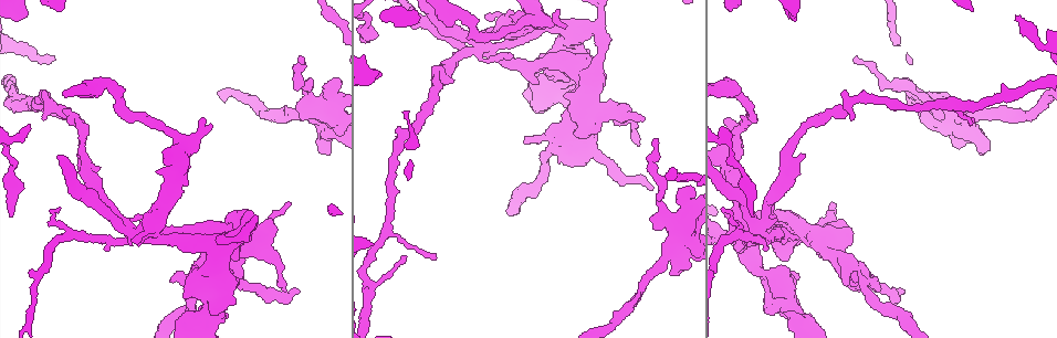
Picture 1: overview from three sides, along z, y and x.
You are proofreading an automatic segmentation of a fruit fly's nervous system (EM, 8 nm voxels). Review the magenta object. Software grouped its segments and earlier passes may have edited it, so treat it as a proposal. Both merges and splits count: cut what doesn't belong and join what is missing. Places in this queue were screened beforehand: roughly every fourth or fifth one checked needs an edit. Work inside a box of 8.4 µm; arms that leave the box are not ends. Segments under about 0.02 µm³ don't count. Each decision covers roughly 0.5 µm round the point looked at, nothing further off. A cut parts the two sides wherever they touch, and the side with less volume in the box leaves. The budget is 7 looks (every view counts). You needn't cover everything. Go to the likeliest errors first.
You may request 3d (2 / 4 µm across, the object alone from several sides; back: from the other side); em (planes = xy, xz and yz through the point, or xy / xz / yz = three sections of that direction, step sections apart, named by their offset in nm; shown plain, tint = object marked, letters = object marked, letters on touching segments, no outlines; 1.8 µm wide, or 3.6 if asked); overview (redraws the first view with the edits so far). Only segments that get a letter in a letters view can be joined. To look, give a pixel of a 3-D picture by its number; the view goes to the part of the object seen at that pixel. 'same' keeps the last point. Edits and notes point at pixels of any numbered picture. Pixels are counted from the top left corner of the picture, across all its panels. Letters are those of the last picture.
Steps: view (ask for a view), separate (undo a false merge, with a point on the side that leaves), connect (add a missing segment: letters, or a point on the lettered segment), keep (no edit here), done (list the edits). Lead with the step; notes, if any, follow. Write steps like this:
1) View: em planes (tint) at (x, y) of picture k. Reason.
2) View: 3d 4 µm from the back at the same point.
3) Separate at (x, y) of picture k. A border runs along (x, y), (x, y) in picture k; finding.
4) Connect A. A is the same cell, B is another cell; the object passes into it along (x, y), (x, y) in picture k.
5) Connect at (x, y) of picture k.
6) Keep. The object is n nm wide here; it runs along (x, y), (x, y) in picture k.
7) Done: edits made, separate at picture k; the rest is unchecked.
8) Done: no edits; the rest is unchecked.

View: 3d 2 µm at (19, 19) of picture 1. End of a long branch.

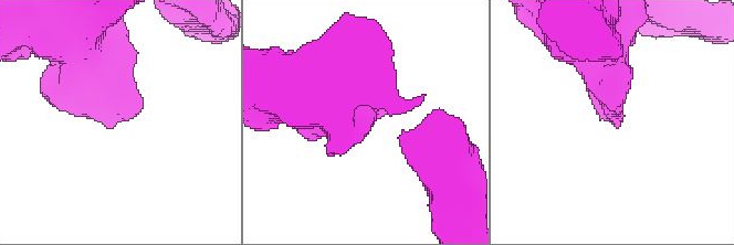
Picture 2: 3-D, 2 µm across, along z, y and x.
View: em yz step 4 (letters) at (112, 126) of picture 2. Shape alone is not enough.

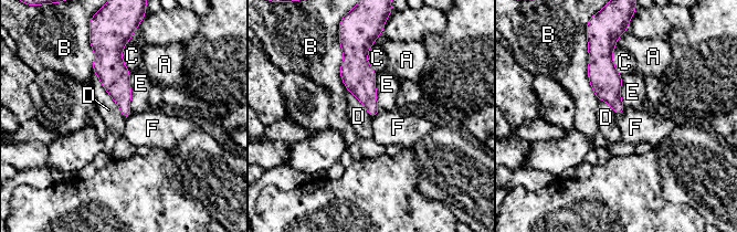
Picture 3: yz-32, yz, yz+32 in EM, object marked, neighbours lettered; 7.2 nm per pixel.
View: em planes (letters) at the same point.

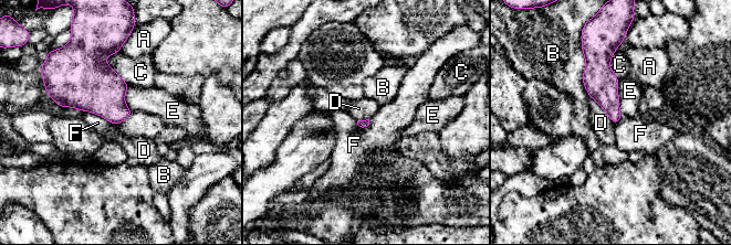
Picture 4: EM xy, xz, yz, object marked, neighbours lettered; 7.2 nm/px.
Keep. A, B, C, D, E and F are other cells; a border runs along (586, 89), (614, 124) in picture 4; no lettered segment goes on from it.

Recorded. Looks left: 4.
View: em planes (letters) at (788, 298) of picture 1.

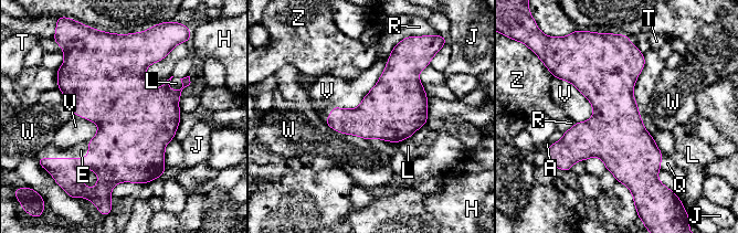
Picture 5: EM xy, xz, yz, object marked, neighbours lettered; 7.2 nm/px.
Connect E. The longest contact is with V, 550 nm; E is the same cell, A, H, J, L, Q, R, T, V, W and Z are other cells; the object passes into it along (115, 155), (81, 158), (81, 150) in picture 5; the neuron continues.

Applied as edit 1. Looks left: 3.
Done: edits made, connect at picture 5; the rest is unchecked.

